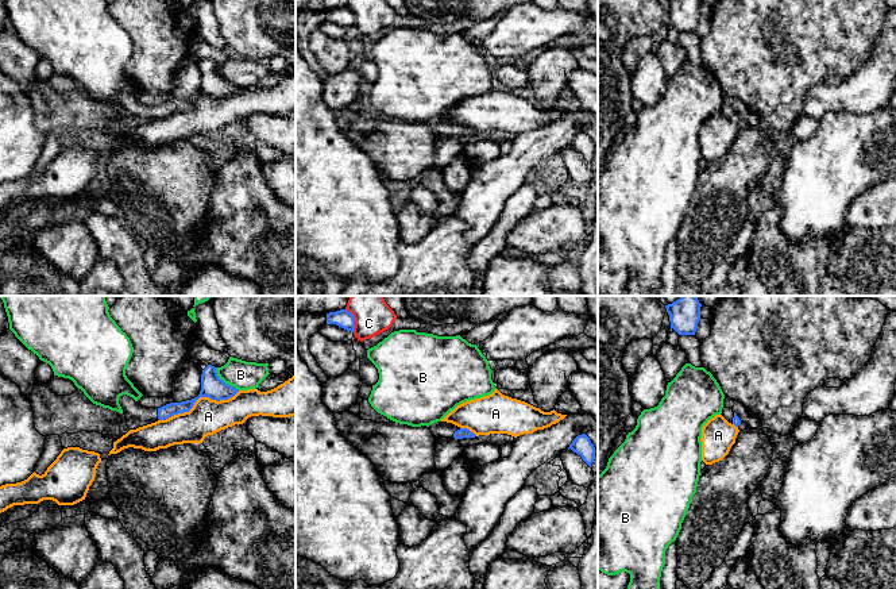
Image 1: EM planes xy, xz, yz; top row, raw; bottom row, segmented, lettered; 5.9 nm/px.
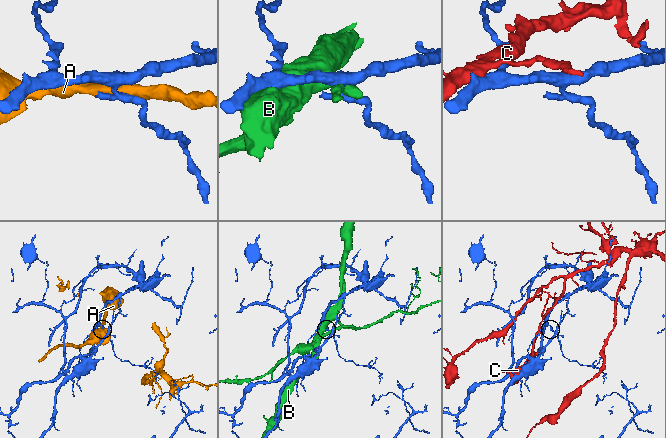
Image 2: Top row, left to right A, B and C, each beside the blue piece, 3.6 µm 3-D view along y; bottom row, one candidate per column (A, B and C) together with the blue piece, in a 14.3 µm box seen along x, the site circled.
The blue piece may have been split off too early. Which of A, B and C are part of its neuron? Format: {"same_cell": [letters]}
{"same_cell": []}

